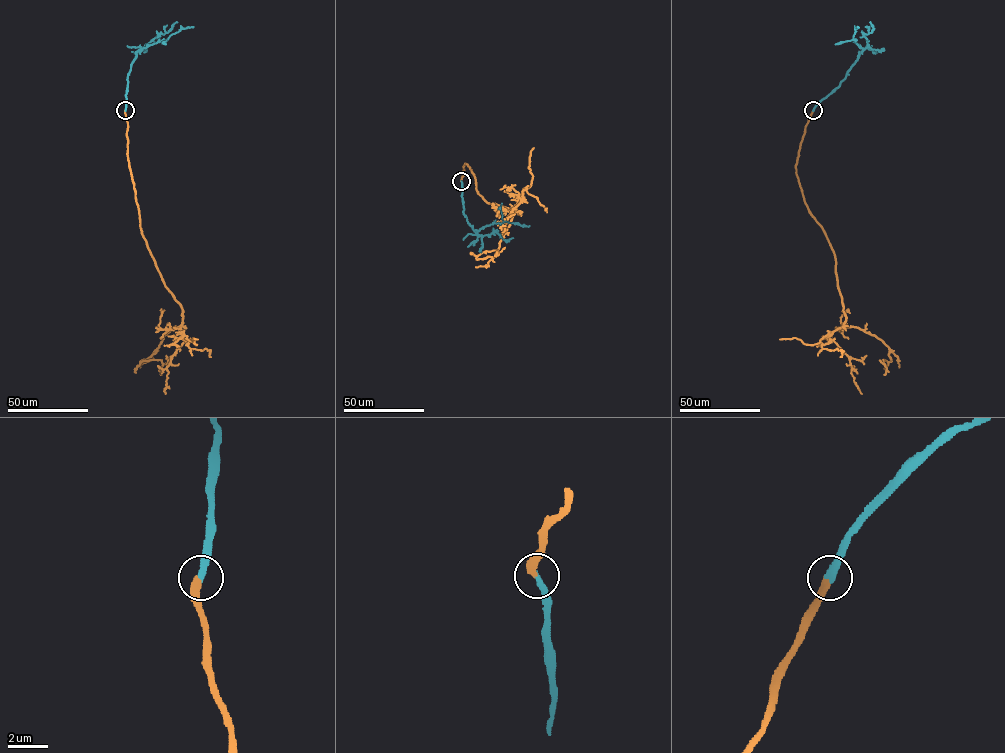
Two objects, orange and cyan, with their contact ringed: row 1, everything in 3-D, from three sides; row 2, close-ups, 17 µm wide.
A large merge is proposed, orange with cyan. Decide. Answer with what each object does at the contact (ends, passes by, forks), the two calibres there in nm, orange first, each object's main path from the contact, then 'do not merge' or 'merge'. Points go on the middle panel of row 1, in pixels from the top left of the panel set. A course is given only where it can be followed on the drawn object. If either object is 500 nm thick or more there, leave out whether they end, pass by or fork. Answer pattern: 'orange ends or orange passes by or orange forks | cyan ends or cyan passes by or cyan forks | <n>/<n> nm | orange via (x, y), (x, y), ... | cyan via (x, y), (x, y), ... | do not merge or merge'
orange ends | cyan ends | 320/320 nm | orange via (461, 181), (466, 164), (477, 192), (488, 203), (518, 211), (495, 255), (476, 258), (486, 251), (497, 252) | cyan via (461, 181), (463, 212), (474, 230), (504, 221), (529, 225) | merge

